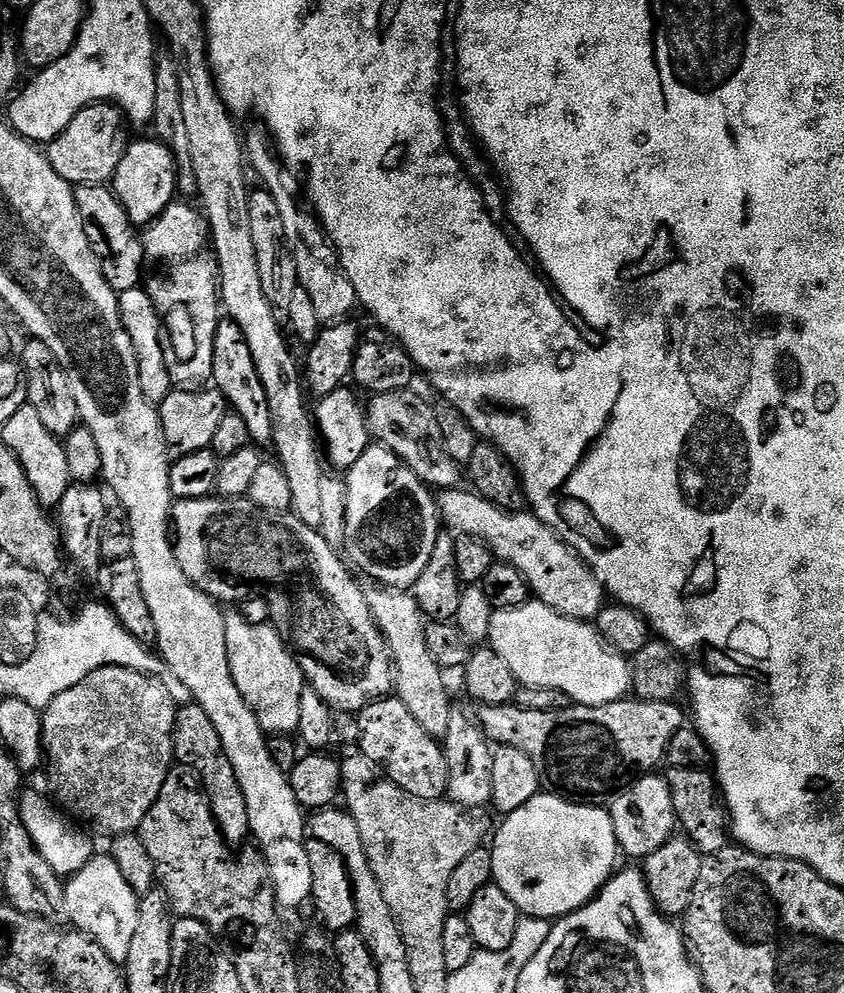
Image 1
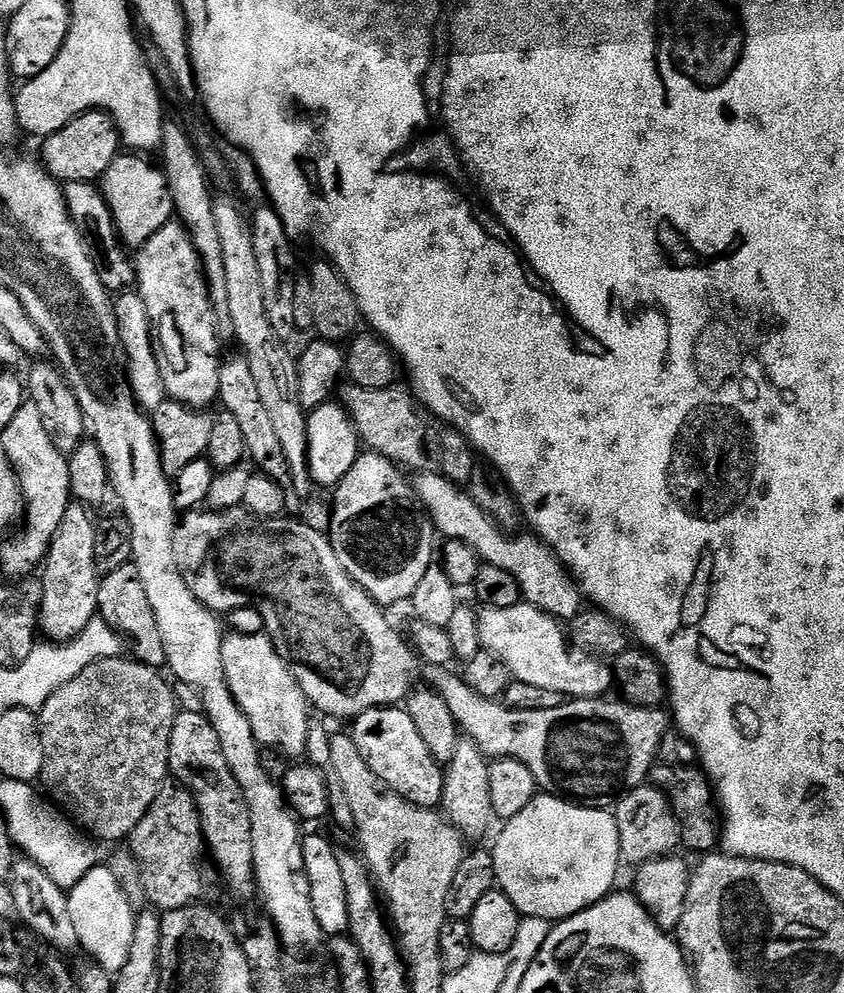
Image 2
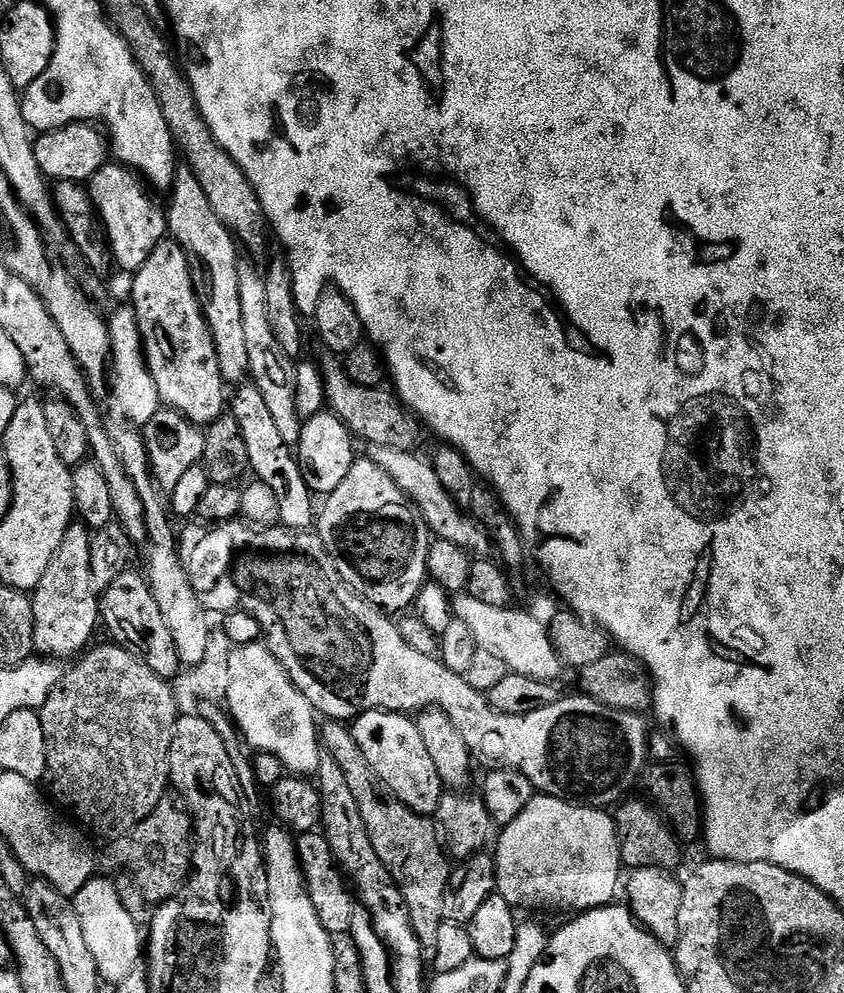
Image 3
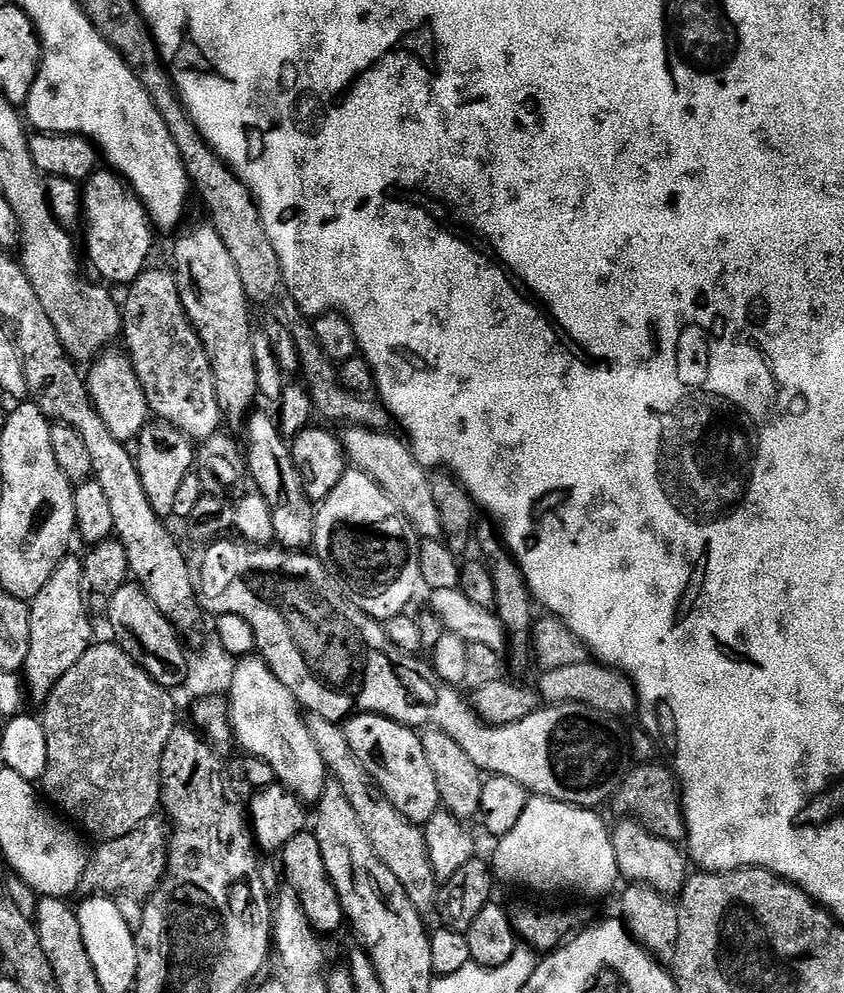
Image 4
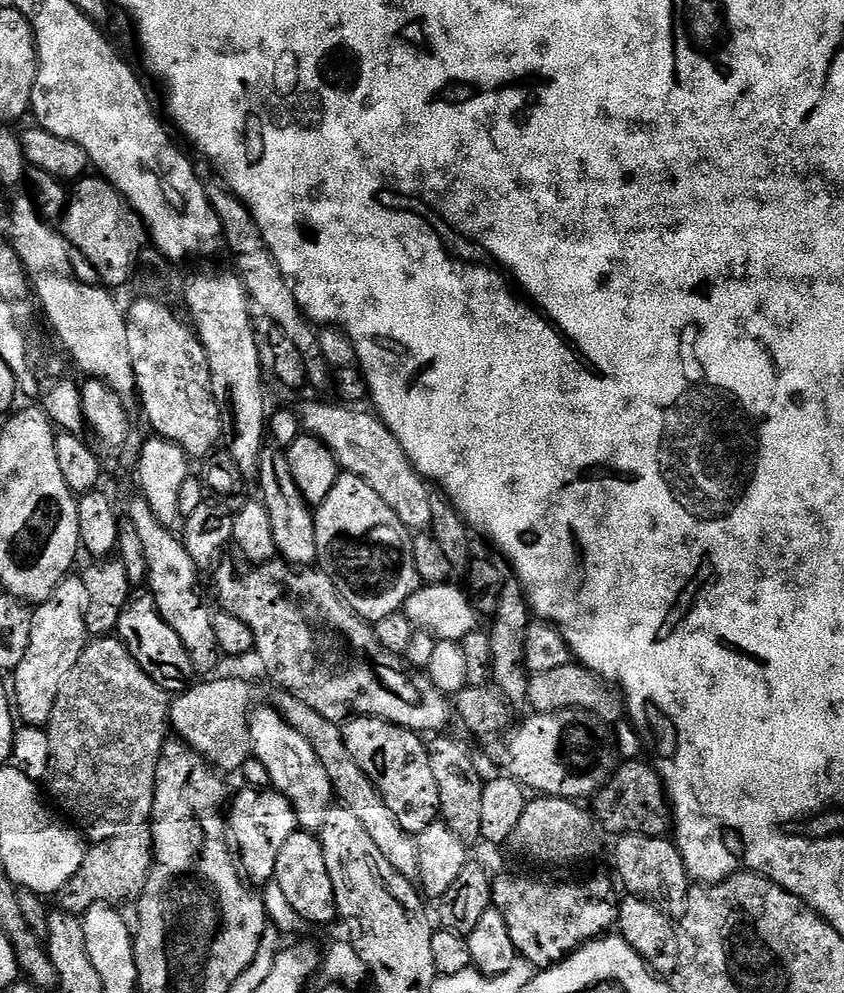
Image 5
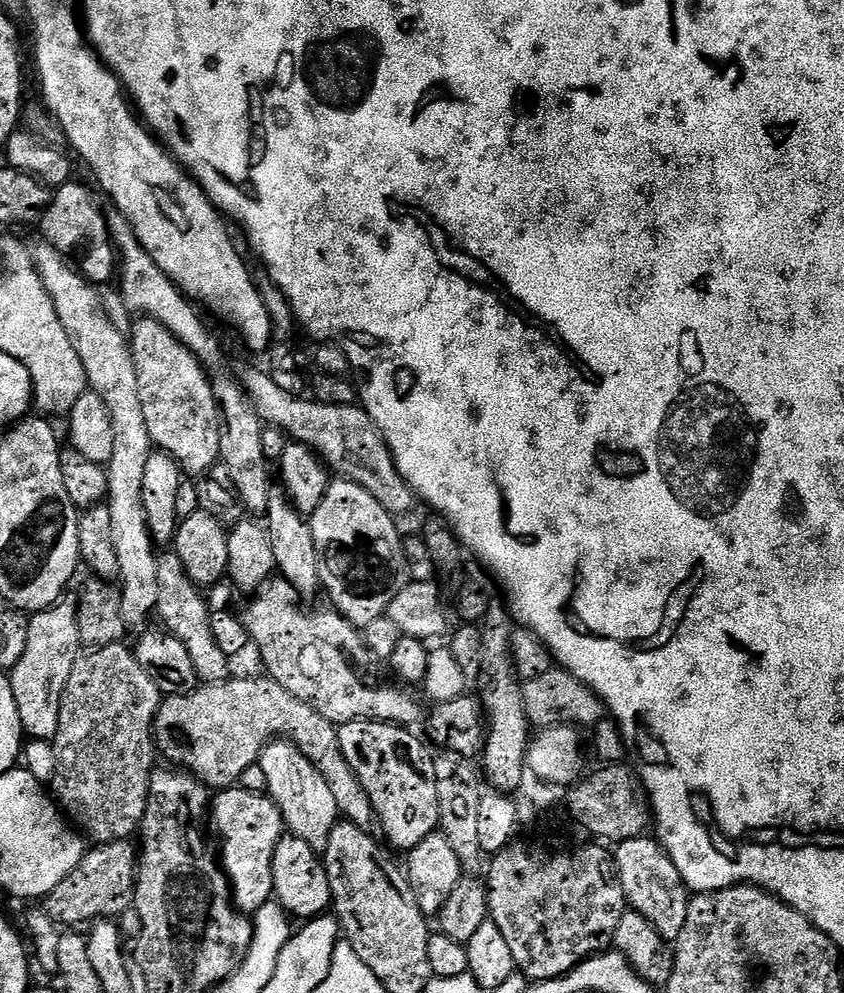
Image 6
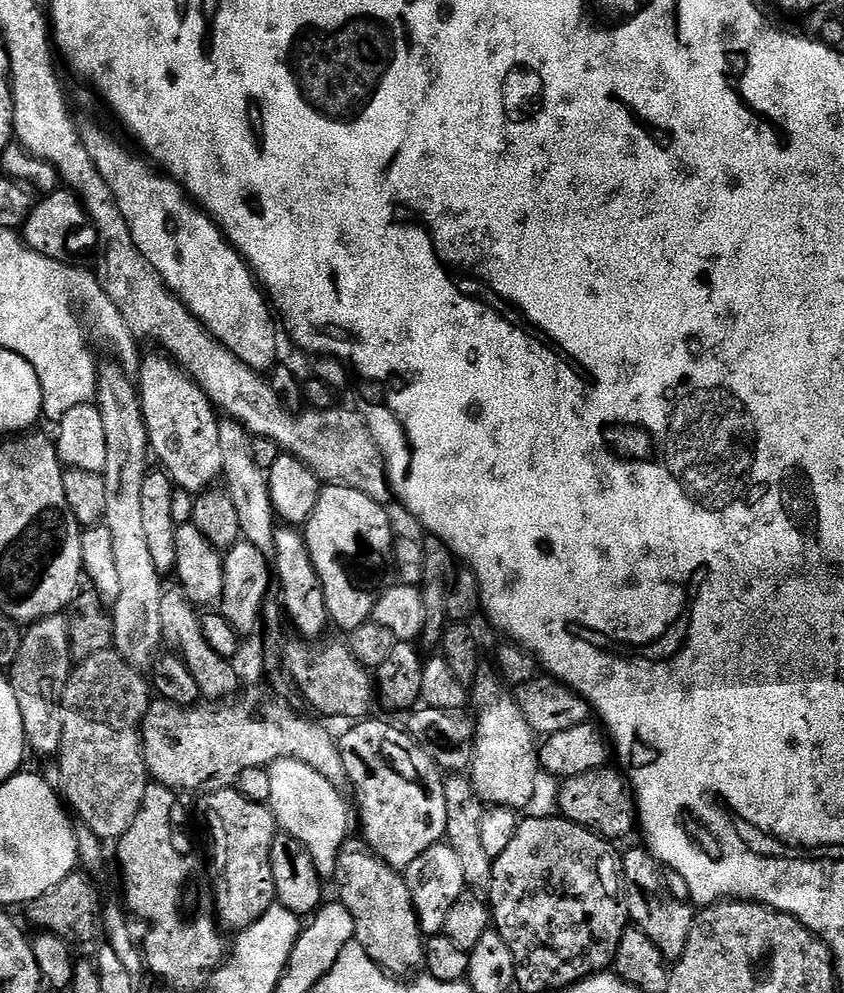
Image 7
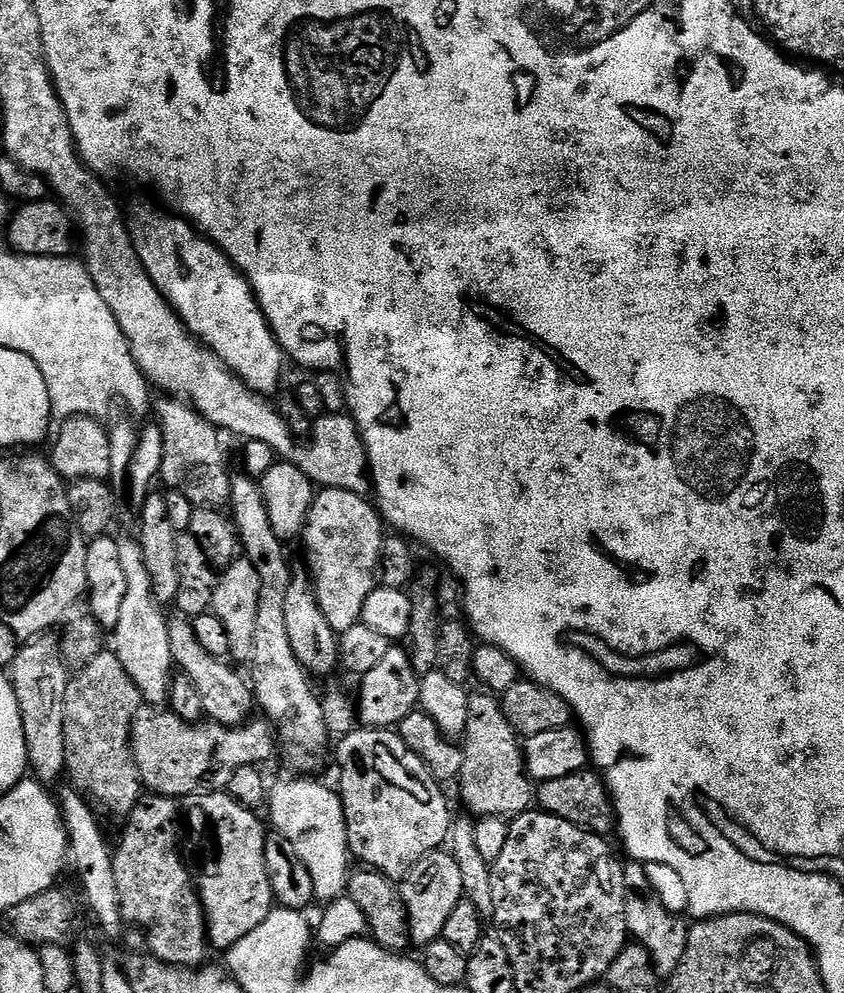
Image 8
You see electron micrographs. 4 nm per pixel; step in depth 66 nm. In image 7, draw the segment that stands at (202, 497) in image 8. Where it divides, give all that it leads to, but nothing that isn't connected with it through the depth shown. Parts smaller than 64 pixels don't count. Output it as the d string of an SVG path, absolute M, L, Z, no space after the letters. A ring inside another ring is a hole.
M156 354L160 356L148 356L143 357L142 363L138 369L138 391L140 393L140 405L142 406L142 414L144 415L144 421L146 422L146 430L148 431L148 447L150 449L151 455L156 456L160 459L159 467L163 471L168 473L172 483L176 485L177 489L181 492L190 492L193 494L199 494L202 492L209 491L213 487L212 484L223 477L224 471L222 470L222 449L218 443L218 426L221 422L221 417L218 415L217 409L213 408L210 398L205 392L196 385L192 379L189 378L187 372L180 367L179 364L173 362L167 355Z

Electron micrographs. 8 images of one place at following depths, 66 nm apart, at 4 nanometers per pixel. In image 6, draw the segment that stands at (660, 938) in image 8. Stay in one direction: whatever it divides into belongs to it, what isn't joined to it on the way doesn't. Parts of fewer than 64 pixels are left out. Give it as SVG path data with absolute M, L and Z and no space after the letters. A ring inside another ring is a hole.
M648 834L630 838L615 845L614 859L627 907L642 914L664 940L676 941L682 934L682 926L686 926L690 889L682 874L678 874L678 866L674 866L664 845Z

